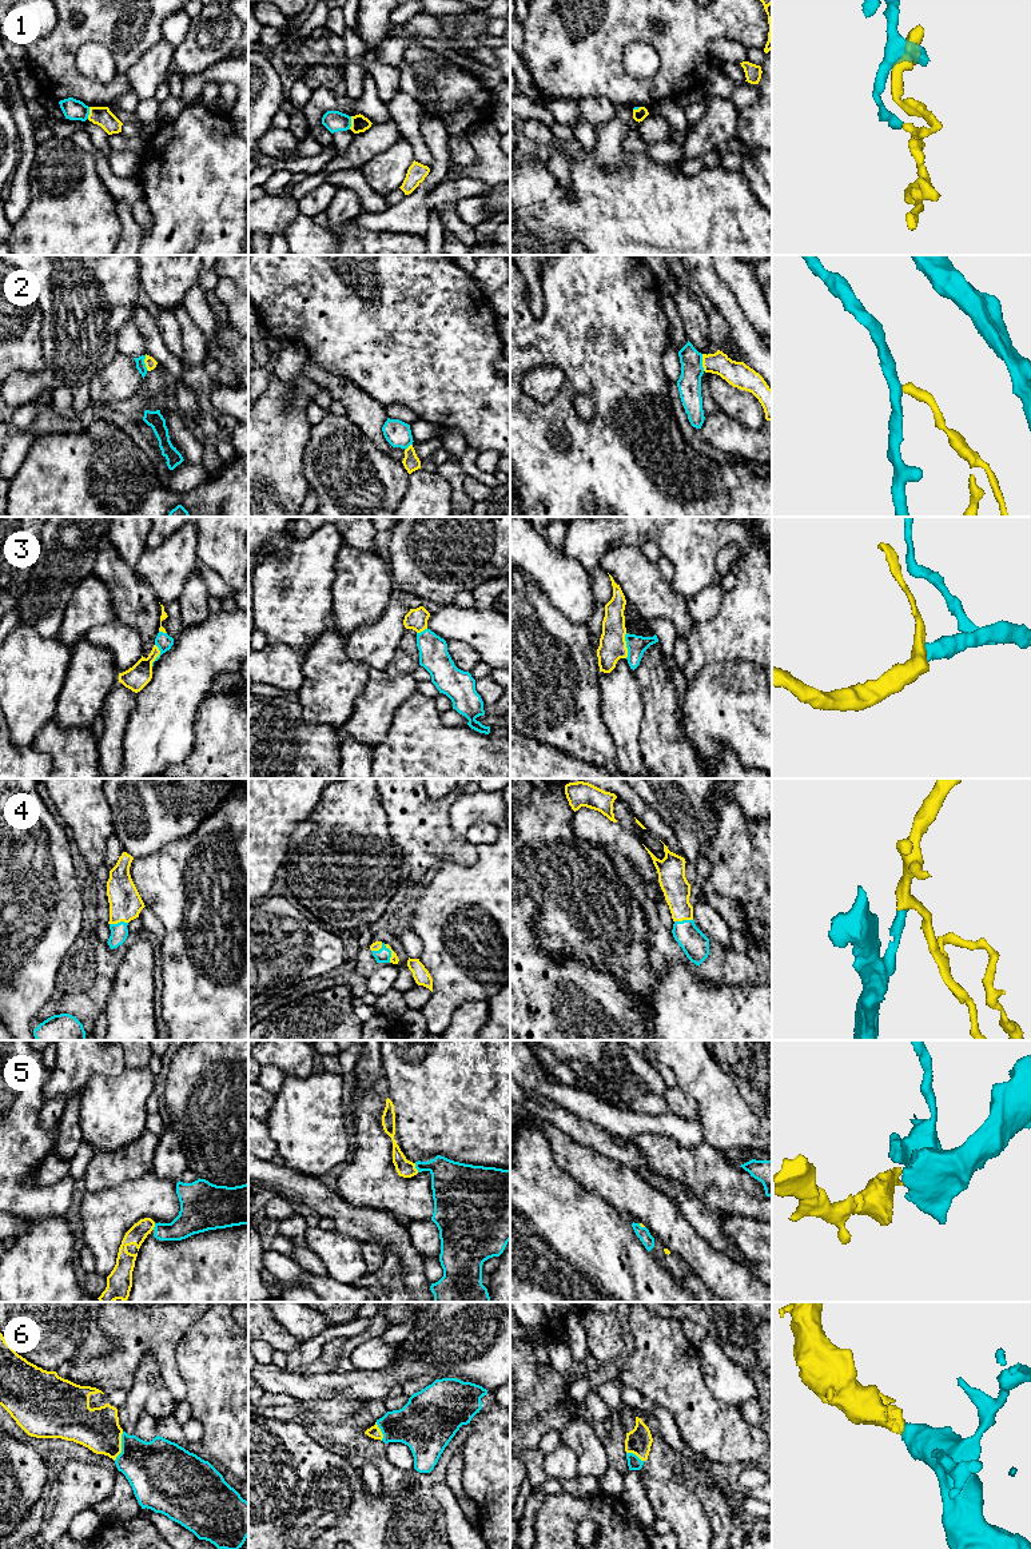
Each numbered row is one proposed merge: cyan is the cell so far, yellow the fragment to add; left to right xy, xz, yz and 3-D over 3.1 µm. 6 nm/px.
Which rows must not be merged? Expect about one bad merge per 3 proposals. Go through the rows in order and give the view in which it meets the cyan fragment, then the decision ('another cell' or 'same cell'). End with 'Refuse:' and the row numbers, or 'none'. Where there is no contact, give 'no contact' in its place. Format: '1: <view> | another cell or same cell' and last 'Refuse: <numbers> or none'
1: xz | another cell
2: yz | another cell
3: yz | same cell
4: xz | same cell
5: xz | same cell
6: xy | same cell
Refuse: 1, 2

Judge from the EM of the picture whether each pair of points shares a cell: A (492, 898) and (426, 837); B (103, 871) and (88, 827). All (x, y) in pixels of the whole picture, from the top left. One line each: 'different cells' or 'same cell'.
A: different cells
B: different cells

